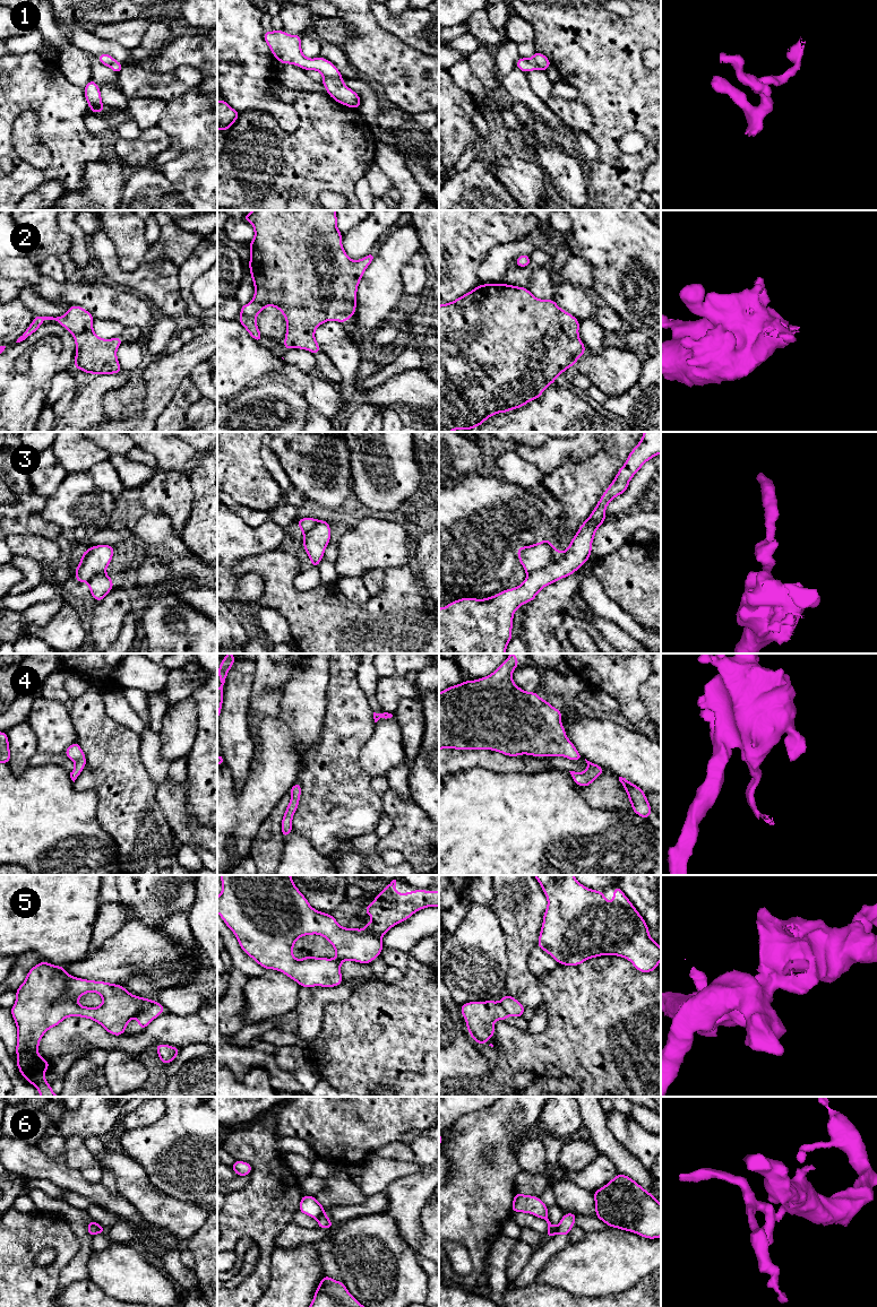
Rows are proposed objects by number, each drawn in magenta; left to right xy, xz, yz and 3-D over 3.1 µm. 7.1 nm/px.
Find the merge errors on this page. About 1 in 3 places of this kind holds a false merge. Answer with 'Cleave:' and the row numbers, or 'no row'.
Cleave: 3, 5, 6

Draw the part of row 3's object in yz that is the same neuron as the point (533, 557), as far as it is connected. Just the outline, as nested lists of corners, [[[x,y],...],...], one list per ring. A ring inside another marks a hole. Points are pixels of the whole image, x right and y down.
[[[547,537],[543,542],[517,548],[518,560],[527,574],[554,563],[560,555]]]

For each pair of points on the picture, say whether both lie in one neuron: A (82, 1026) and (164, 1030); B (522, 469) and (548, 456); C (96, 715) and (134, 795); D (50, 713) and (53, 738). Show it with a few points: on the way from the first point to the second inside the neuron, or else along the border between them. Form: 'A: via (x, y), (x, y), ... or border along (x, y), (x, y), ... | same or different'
A: via (102, 1039), (108, 1041), (144, 1041) | same
B: border along (510, 449), (533, 464), (544, 475) | different
C: via (99, 735), (112, 750), (113, 767), (117, 775) | same
D: via (50, 719), (53, 733) | same

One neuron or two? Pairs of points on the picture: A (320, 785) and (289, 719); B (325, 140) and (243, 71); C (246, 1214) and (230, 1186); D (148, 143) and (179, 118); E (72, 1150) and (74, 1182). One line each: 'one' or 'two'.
A: two
B: two
C: two
D: two
E: two

